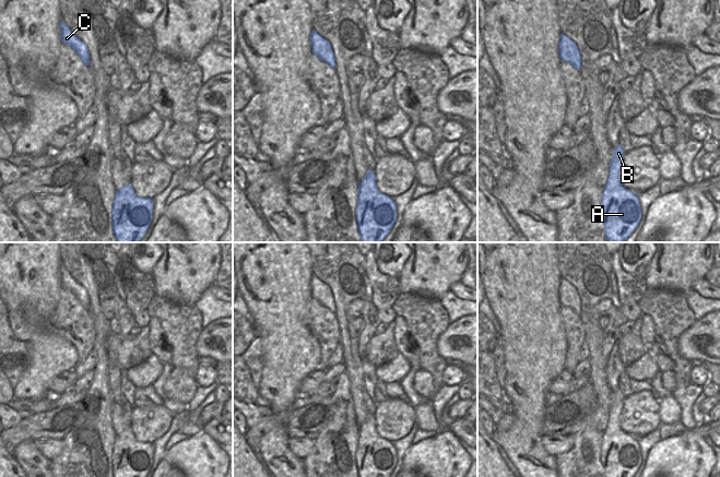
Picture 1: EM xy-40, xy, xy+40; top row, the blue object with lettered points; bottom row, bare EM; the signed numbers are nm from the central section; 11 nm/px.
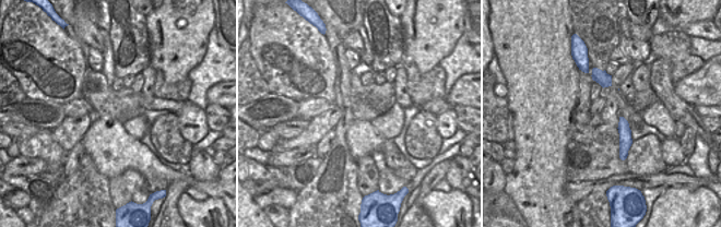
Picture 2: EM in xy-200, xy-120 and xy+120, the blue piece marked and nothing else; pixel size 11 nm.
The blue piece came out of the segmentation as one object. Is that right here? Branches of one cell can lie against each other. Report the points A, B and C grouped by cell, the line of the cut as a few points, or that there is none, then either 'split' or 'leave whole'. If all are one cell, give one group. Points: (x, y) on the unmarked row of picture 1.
A / B C | xy (375, 422), (360, 428) | split

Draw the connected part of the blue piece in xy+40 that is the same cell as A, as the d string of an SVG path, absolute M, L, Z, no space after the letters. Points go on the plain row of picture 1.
M621 424L603 431L601 463L605 477L634 477L641 464L638 439L625 433Z

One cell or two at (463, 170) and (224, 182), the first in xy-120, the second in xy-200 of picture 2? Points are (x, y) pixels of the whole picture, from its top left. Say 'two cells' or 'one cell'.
two cells

